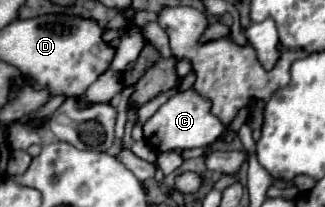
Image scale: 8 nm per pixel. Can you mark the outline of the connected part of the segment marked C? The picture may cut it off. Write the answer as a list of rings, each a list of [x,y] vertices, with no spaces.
[[[194,88],[172,96],[166,104],[162,104],[156,114],[144,124],[144,140],[158,152],[164,150],[186,150],[186,148],[202,148],[216,142],[226,126],[210,112],[212,104],[204,96],[200,96]]]

